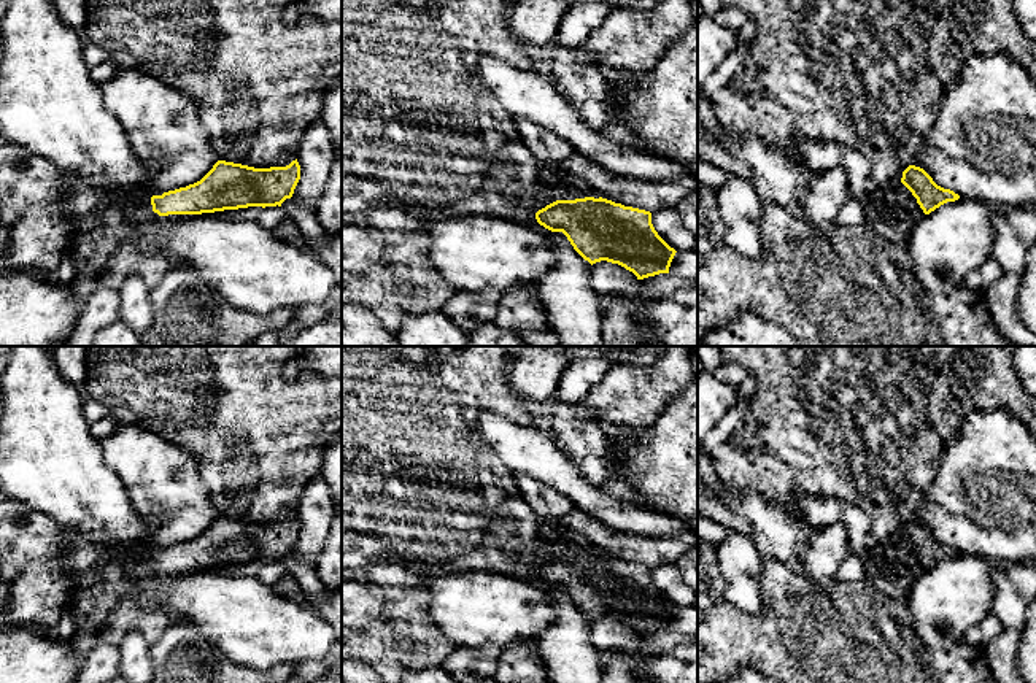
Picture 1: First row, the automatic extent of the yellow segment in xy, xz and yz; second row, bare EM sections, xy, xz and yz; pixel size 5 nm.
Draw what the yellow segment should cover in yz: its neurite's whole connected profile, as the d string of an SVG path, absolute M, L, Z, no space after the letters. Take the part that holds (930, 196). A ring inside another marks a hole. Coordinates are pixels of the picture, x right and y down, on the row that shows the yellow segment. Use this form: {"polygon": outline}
{"polygon": "M909 165L899 183L871 192L863 200L866 224L898 245L907 245L915 224L960 195L937 186L920 167Z"}

